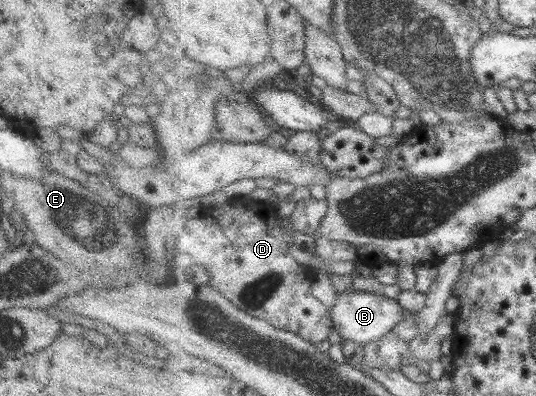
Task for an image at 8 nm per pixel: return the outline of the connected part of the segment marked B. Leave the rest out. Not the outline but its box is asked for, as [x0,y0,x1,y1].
[329,290,406,347]

